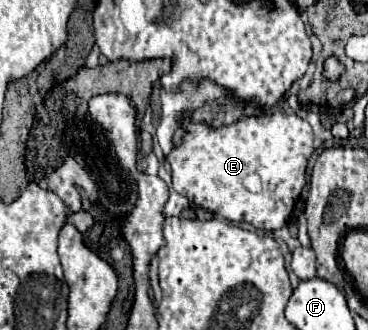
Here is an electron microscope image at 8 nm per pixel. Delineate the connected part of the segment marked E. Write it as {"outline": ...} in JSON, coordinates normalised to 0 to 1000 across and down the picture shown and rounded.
{"outline":[[[731,336],[709,355],[655,355],[606,391],[573,391],[552,373],[503,373],[503,415],[454,488],[470,512],[470,573],[530,621],[633,676],[682,676],[693,694],[764,694],[829,567],[834,488],[851,470],[851,397],[834,367],[802,342]]]}

